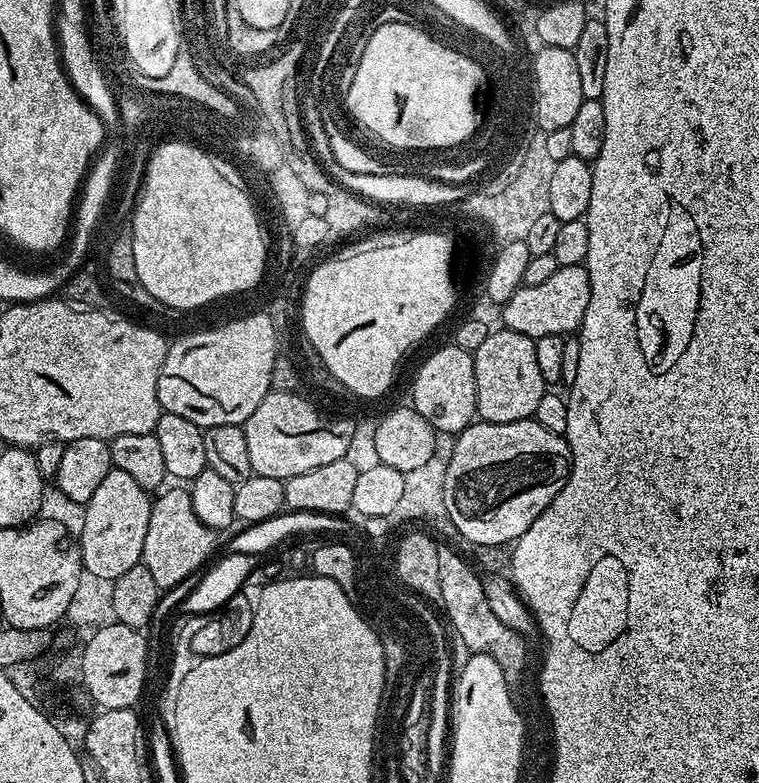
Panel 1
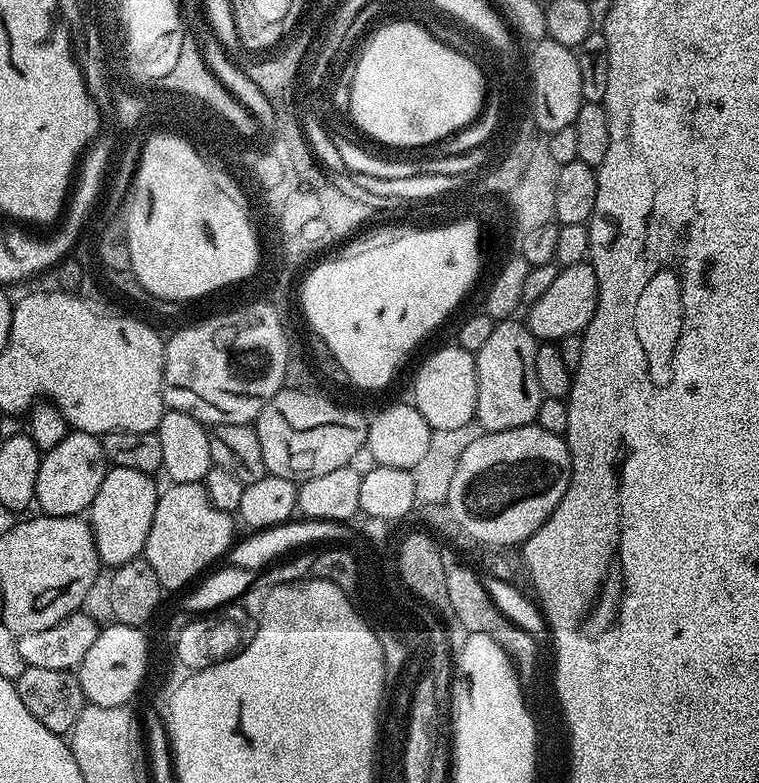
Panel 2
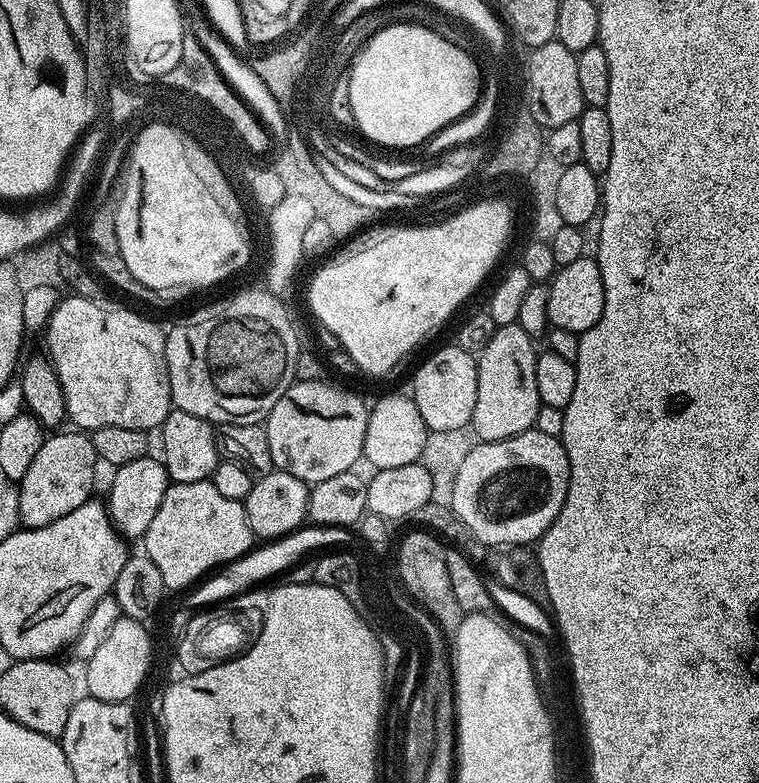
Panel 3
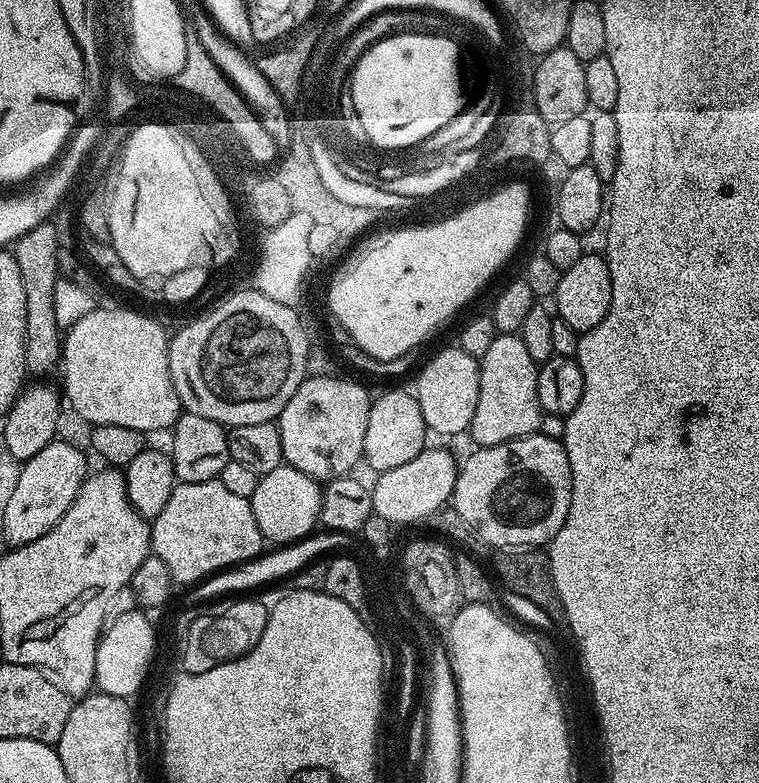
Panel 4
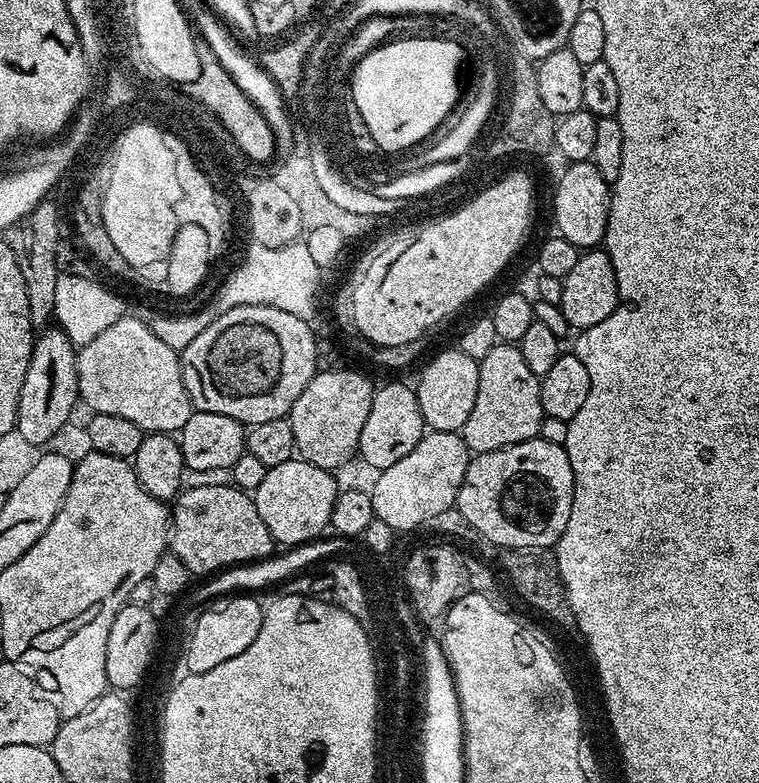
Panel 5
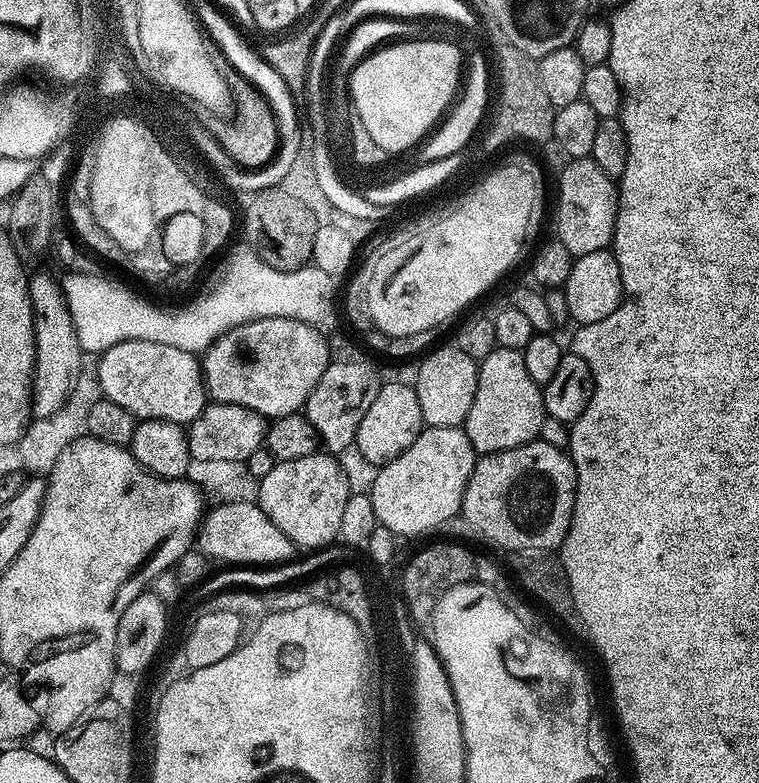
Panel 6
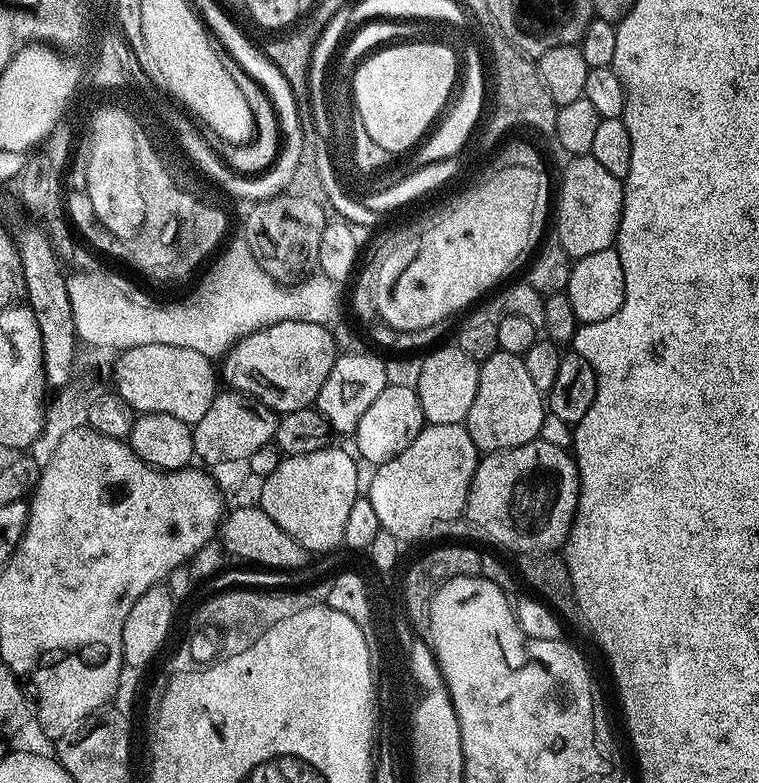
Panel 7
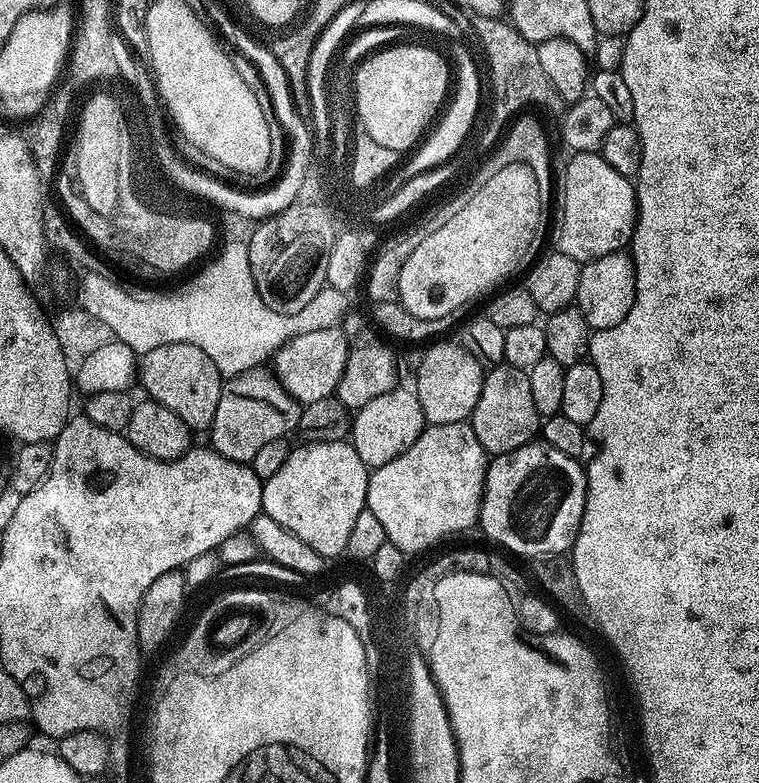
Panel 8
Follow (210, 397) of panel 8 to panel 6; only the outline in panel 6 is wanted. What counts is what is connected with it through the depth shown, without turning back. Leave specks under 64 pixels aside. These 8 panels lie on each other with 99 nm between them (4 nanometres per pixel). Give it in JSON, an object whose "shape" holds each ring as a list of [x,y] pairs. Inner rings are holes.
{"shape":[[[122,340],[99,353],[96,372],[103,399],[118,402],[140,420],[169,420],[187,426],[198,418],[206,403],[201,361],[178,346]]]}

